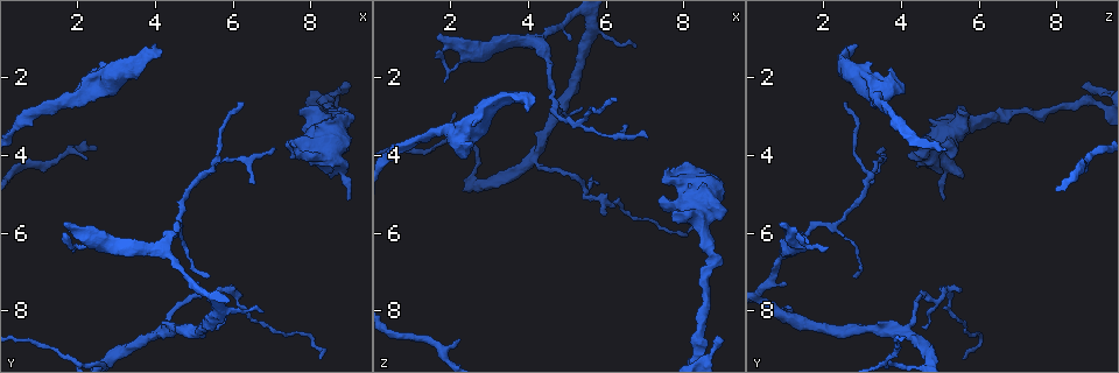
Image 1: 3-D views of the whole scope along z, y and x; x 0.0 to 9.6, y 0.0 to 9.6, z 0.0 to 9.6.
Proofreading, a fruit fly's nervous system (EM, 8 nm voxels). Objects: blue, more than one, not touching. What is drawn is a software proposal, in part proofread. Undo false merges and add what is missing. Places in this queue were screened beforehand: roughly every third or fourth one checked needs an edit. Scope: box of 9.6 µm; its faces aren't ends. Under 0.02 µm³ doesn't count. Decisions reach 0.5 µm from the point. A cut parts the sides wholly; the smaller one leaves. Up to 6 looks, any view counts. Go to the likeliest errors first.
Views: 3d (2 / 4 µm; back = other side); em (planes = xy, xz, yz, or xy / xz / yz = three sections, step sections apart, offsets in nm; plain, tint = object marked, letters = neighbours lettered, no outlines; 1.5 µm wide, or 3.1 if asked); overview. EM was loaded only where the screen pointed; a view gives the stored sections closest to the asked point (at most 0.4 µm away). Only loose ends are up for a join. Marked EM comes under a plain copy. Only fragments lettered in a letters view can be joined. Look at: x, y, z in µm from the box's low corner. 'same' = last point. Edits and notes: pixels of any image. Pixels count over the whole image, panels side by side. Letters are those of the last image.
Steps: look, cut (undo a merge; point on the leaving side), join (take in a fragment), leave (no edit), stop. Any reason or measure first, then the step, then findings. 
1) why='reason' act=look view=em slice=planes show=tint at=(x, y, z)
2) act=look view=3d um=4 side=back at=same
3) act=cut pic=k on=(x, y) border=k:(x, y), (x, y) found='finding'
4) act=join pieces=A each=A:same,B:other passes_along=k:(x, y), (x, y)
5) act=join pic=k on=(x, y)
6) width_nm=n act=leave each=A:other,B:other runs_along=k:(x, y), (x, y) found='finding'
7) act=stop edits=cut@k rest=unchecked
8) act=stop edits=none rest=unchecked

why='branch stops here' act=look view=3d um=2 at=(4.05, 1.20, 2.90)

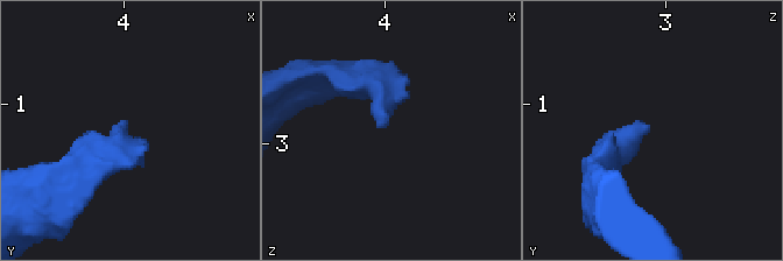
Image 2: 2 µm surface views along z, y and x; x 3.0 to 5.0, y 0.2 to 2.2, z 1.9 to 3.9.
why='now the EM' act=look view=em slice=planes show=letters at=(4.00, 1.16, 2.88)

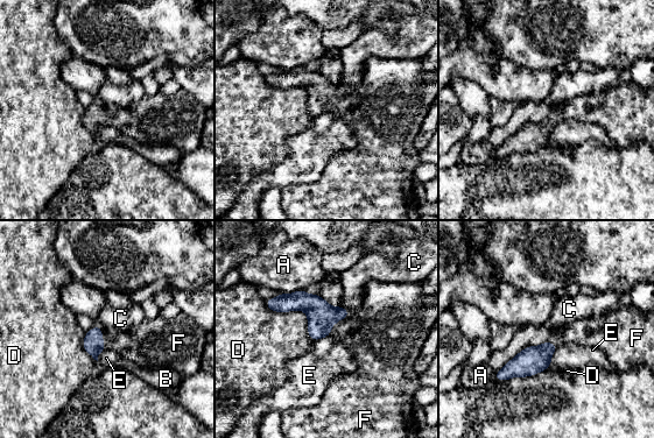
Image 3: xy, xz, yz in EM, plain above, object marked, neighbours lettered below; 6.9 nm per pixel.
act=join pic=3 on=(372, 334) each=A:other,B:other,C:other,D:other,E:other,F:same found='it goes on there'

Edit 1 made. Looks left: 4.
why='stops while still wide' act=look view=3d um=4 at=(8.05, 3.95, 4.10)

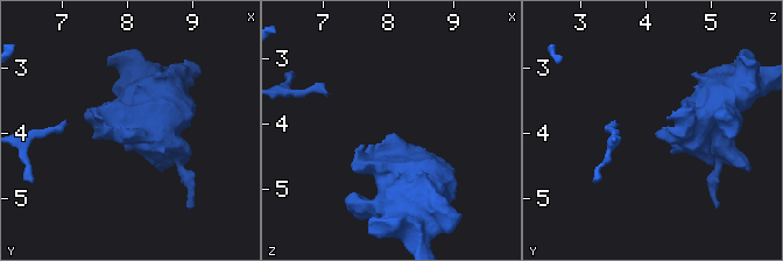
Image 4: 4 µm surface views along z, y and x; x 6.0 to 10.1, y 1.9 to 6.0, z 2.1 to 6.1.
why='now the EM' act=look view=em slice=yz step=4 show=letters at=(8.05, 4.00, 4.15)

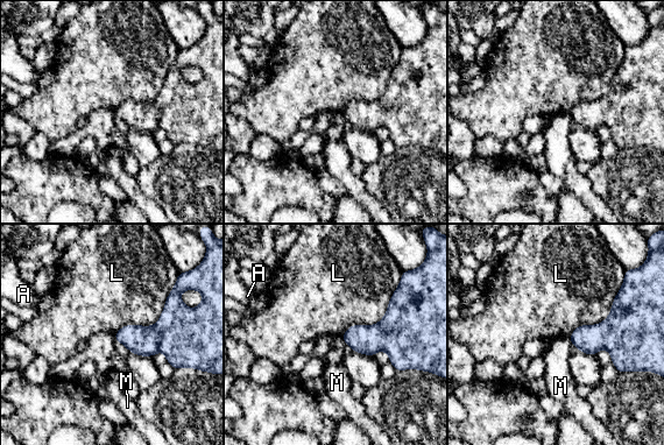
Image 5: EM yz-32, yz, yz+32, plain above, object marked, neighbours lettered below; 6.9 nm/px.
act=look view=em slice=xz step=8 show=letters at=same

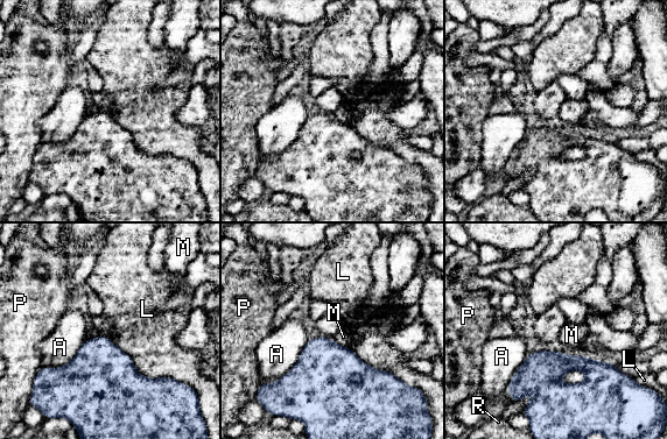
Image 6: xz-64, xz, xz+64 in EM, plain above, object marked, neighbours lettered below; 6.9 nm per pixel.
act=leave each=A:other,L:other,M:other,P:other,R:other found='none of them fits'

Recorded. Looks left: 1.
why='thin end' act=look view=em slice=planes show=letters at=(9.00, 5.10, 5.10)

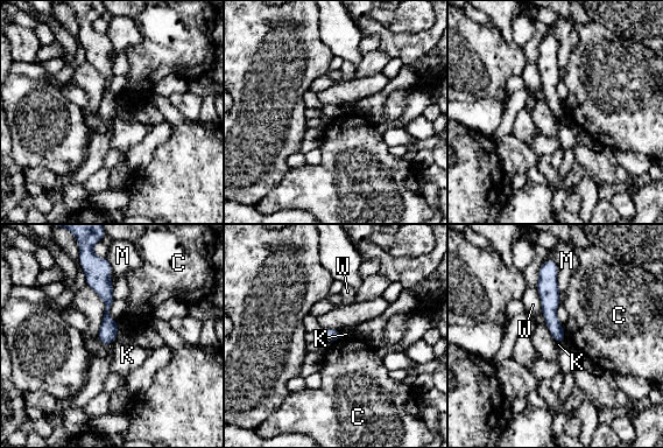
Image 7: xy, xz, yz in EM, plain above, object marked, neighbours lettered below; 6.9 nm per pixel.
longest_contact=M:240nm act=leave each=C:other,K:other,M:other,W:other runs_along=7:(106, 266), (107, 309), (104, 341) found='none of them fits'

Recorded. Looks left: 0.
act=stop edits=join@3 rest=unchecked

